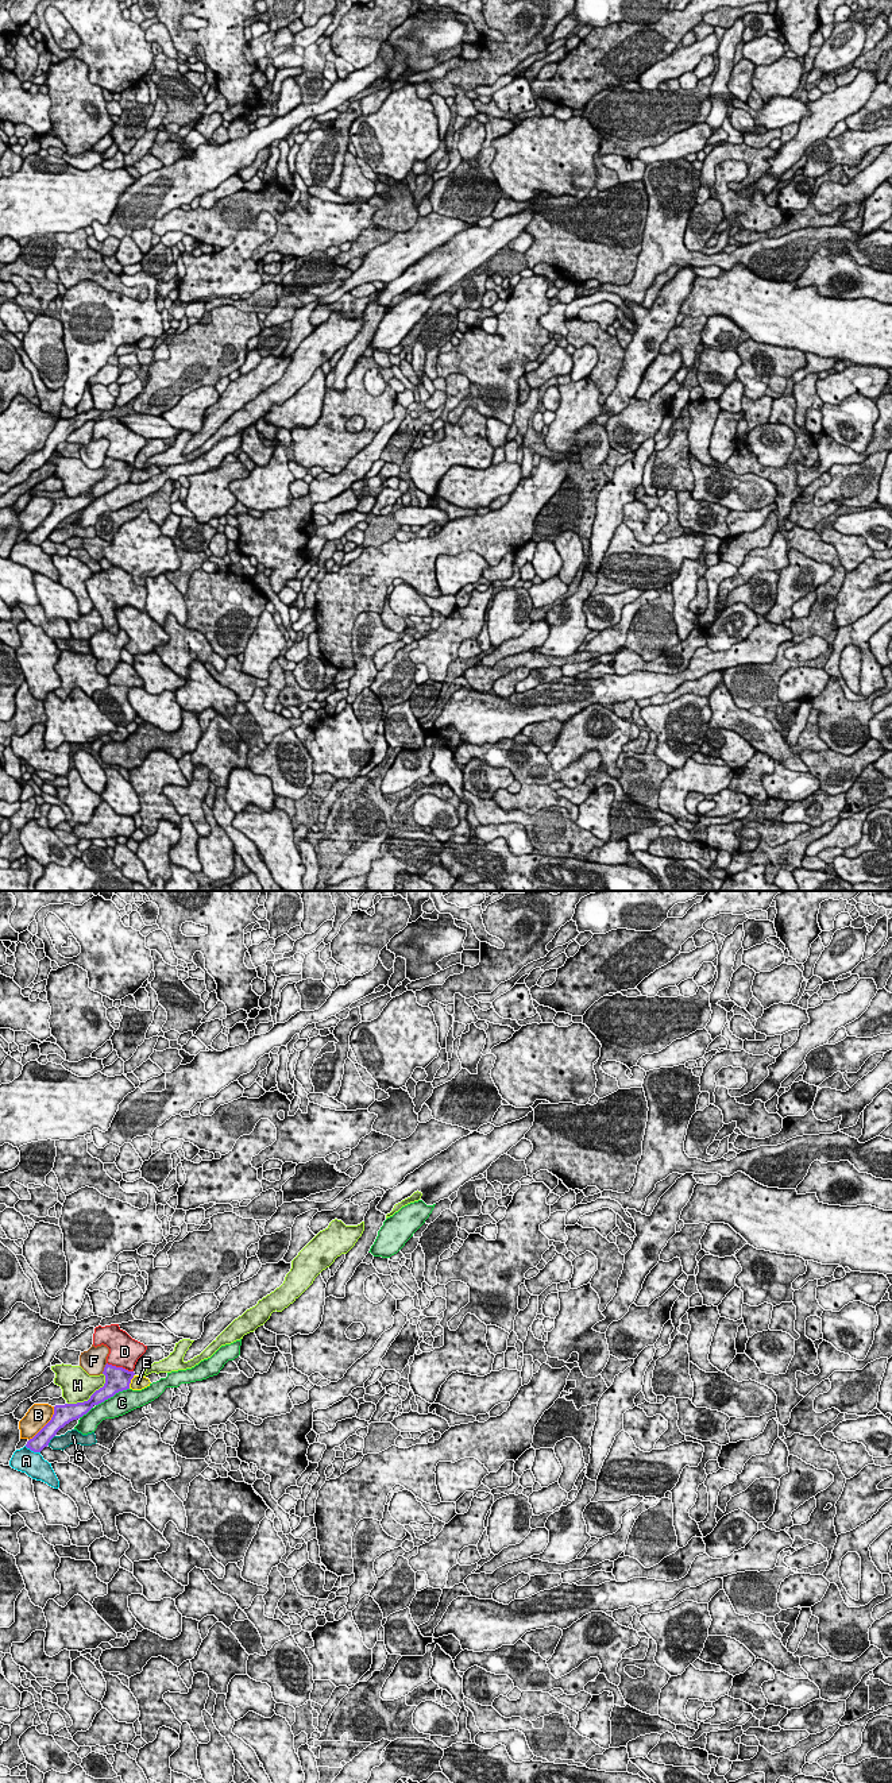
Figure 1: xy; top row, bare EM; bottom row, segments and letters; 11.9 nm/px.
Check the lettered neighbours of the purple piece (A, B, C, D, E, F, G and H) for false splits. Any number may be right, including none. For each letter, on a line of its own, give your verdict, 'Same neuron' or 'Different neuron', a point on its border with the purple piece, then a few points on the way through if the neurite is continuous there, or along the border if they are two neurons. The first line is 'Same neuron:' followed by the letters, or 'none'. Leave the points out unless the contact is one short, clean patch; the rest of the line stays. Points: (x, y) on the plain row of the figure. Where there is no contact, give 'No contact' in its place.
Same neuron: none
A: Different neuron. Touches purple at xy (33, 543)
B: Different neuron. Touches purple at xy (46, 517)
C: Different neuron. Touches purple at xy (112, 489)
D: Different neuron. Touches purple at xy (120, 460)
E: Different neuron. Touches purple at xy (130, 474). Boundary: xy (134, 467), (128, 481)
F: Different neuron. Touches purple at xy (104, 462)
G: Different neuron. Touches purple at xy (50, 532)
H: Different neuron. Touches purple at xy (91, 490)

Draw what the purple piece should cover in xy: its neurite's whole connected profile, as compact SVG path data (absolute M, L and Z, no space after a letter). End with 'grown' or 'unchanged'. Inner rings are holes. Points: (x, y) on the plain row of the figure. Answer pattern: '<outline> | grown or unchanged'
M108 456L105 458L103 467L105 468L104 479L96 483L88 494L55 498L51 513L27 534L26 540L34 545L40 545L66 517L82 510L94 498L104 495L116 486L130 482L131 472L135 468L134 464L128 464L123 460L116 460Z | unchanged

